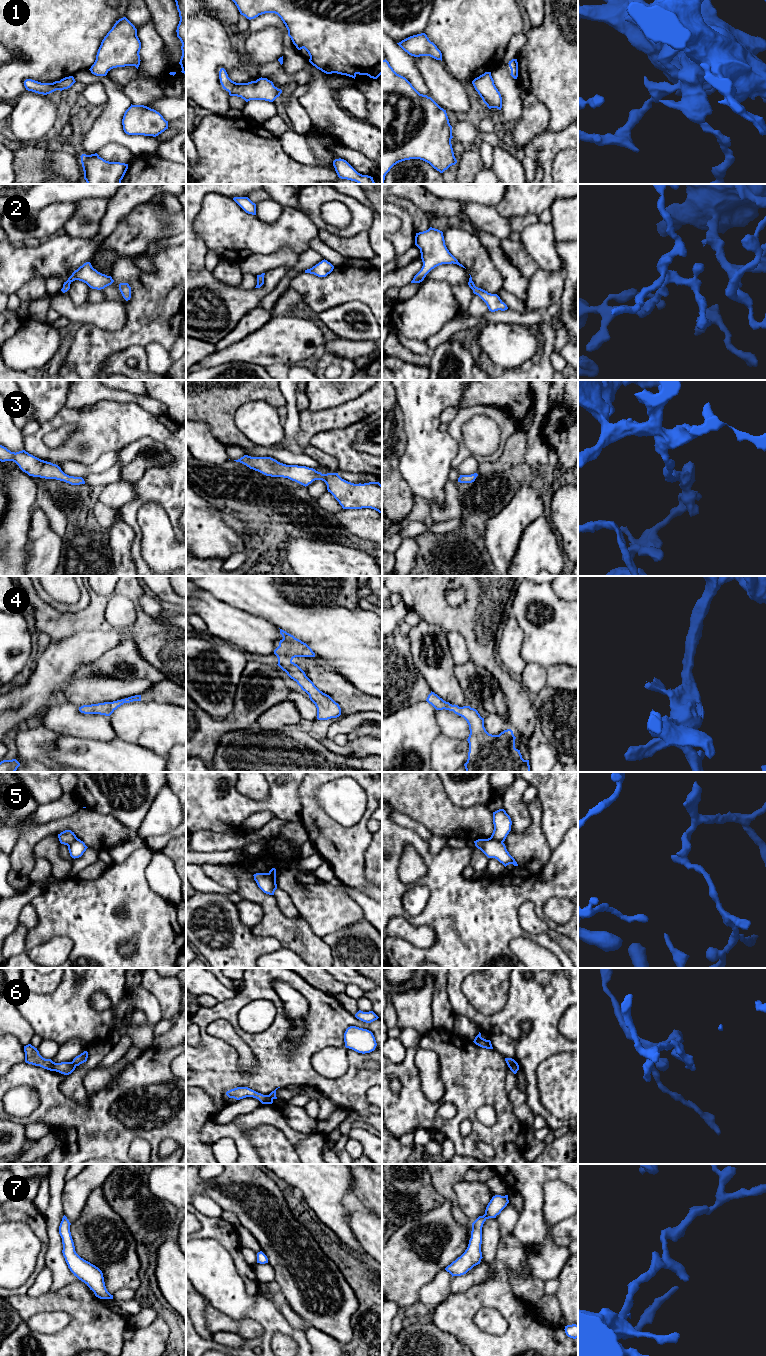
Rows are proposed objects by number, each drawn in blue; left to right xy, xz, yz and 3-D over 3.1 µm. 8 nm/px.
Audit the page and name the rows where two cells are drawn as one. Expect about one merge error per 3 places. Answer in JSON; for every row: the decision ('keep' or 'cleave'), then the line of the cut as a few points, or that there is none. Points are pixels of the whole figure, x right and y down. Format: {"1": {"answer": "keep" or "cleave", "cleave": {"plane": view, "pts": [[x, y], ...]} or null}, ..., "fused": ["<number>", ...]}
{"1": {"answer": "keep", "cleave": null}, "2": {"answer": "keep", "cleave": null}, "3": {"answer": "keep", "cleave": null}, "4": {"answer": "keep", "cleave": null}, "5": {"answer": "cleave", "cleave": {"plane": "xz", "pts": [[267, 873], [276, 887]]}}, "6": {"answer": "cleave", "cleave": {"plane": "xy", "pts": [[72, 1061], [76, 1065]]}}, "7": {"answer": "keep", "cleave": null}, "fused": ["5", "6"]}

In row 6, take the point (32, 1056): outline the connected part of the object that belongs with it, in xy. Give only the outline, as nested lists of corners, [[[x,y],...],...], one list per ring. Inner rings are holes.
[[[31,1044],[24,1046],[24,1052],[25,1052],[26,1063],[32,1064],[35,1066],[40,1066],[50,1071],[56,1071],[64,1075],[69,1075],[76,1068],[76,1065],[73,1062],[55,1063],[51,1059],[43,1058],[39,1054],[39,1051],[37,1050],[37,1048],[32,1046]]]

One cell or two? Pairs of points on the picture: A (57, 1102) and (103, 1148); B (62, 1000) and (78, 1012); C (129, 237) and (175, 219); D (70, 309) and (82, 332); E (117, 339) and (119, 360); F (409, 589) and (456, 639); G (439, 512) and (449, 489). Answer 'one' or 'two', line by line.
A: one
B: one
C: one
D: two
E: two
F: two
G: one

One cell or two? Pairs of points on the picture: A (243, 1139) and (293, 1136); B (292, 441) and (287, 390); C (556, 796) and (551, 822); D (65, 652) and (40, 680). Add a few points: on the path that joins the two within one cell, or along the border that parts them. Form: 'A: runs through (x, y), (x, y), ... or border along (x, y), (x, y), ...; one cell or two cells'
A: runs through (246, 1124), (254, 1119), (276, 1119), (278, 1121); one cell
B: runs through (292, 428), (291, 403); one cell
C: runs through (556, 802), (556, 816); one cell
D: runs through (60, 659), (47, 673); one cell

